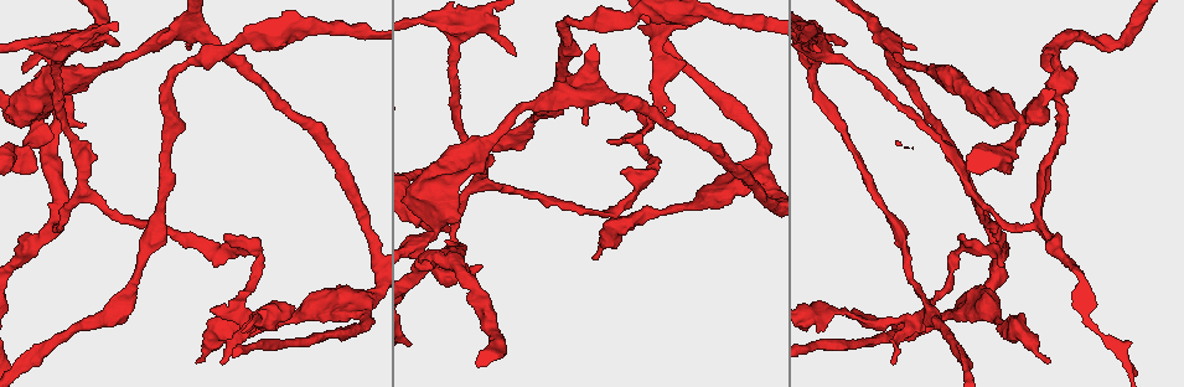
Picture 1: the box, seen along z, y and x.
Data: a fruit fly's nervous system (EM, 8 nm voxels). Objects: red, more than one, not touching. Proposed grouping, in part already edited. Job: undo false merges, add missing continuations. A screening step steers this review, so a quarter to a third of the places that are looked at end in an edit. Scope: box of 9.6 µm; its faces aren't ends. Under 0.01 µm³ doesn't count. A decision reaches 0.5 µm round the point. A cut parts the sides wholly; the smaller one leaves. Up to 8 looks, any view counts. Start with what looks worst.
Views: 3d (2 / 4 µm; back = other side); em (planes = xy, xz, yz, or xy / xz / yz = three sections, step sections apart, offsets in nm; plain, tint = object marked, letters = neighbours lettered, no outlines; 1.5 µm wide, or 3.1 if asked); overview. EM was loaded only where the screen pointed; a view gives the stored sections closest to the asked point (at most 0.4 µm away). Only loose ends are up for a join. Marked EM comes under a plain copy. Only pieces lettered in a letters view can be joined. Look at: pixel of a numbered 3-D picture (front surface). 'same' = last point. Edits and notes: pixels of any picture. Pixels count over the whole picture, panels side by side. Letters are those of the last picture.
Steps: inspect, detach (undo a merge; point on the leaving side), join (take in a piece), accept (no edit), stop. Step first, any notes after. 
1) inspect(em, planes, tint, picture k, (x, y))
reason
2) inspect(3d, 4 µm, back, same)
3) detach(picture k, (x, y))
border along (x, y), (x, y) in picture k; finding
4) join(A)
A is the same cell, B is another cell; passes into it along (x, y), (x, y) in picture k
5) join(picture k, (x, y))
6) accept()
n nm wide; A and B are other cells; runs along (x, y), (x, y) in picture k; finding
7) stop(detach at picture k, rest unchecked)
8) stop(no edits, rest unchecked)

inspect(em, xy, step 8, letters, picture 1, (1046, 362))
free end

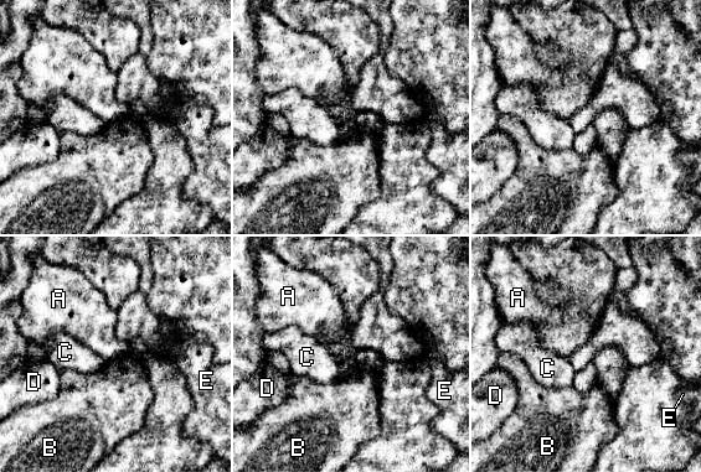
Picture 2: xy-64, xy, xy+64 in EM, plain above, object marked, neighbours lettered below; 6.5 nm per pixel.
inspect(em, xz, step 4, letters, same)

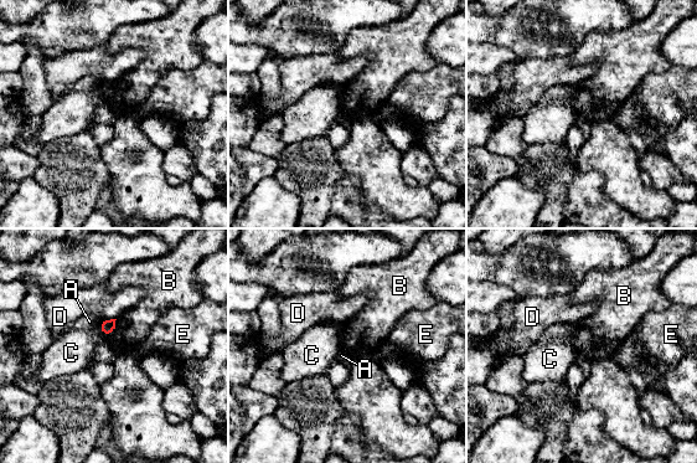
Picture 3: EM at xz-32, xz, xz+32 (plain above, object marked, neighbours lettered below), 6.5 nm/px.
accept()
A, B, C, D and E are other cells; none of them fits

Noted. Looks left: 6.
inspect(3d, 4 µm, picture 1, (480, 267))
free end

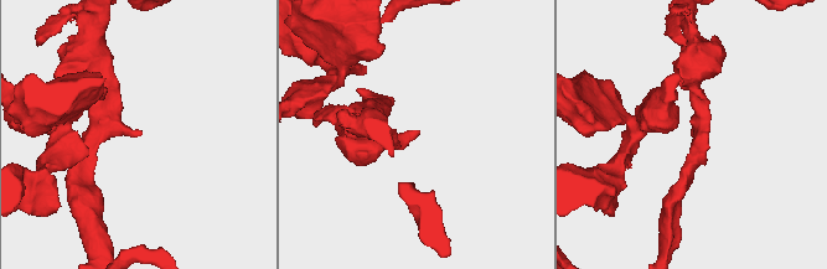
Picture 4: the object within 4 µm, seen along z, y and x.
inspect(em, planes, letters, picture 4, (140, 134))

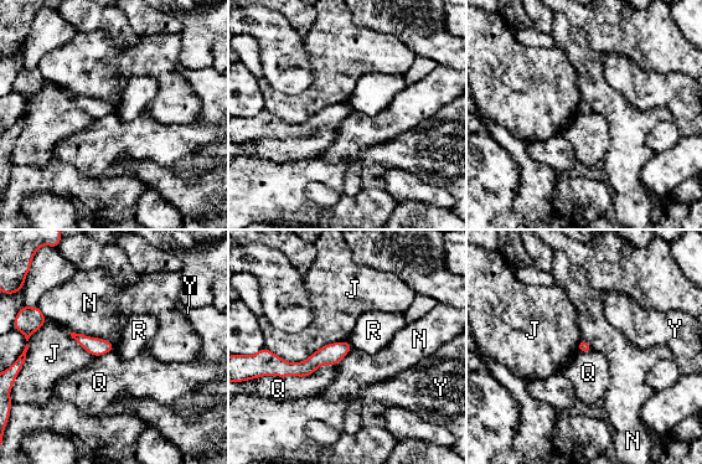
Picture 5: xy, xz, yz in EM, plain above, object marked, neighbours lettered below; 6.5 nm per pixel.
accept()
J touches over 550 nm; J, N, Q, R and Y are other cells; no lettered piece goes on from it

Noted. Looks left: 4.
inspect(em, planes, letters, picture 1, (117, 43))
branch stops here

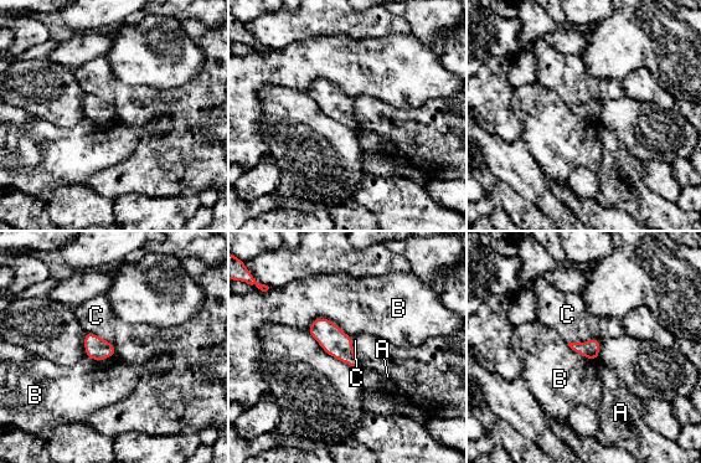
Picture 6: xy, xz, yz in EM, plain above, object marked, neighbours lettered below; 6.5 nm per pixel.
accept()
B touches over 300 nm; A, B and C are other cells; no lettered piece goes on from it

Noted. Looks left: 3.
stop(no edits, rest unchecked)

